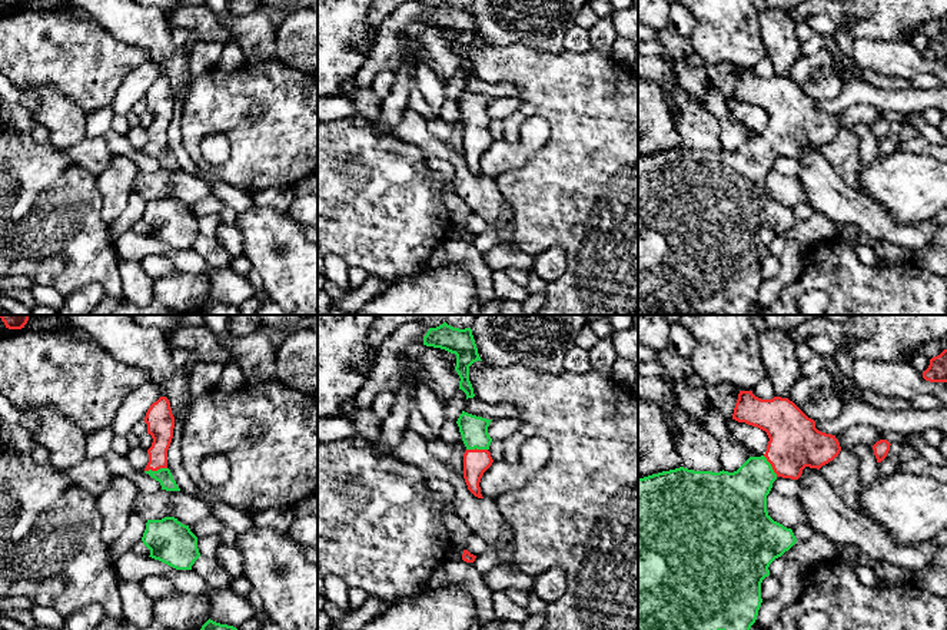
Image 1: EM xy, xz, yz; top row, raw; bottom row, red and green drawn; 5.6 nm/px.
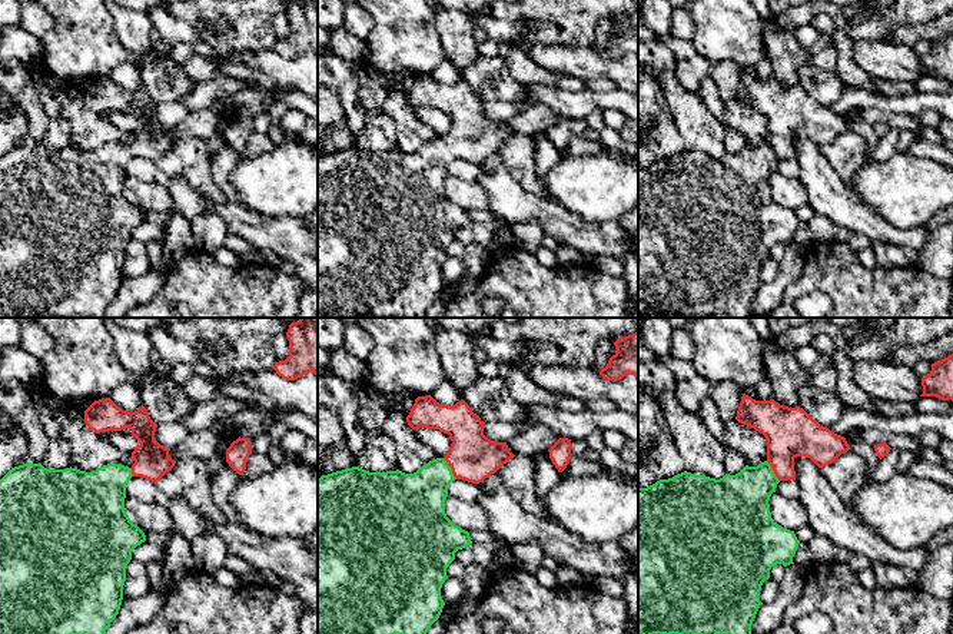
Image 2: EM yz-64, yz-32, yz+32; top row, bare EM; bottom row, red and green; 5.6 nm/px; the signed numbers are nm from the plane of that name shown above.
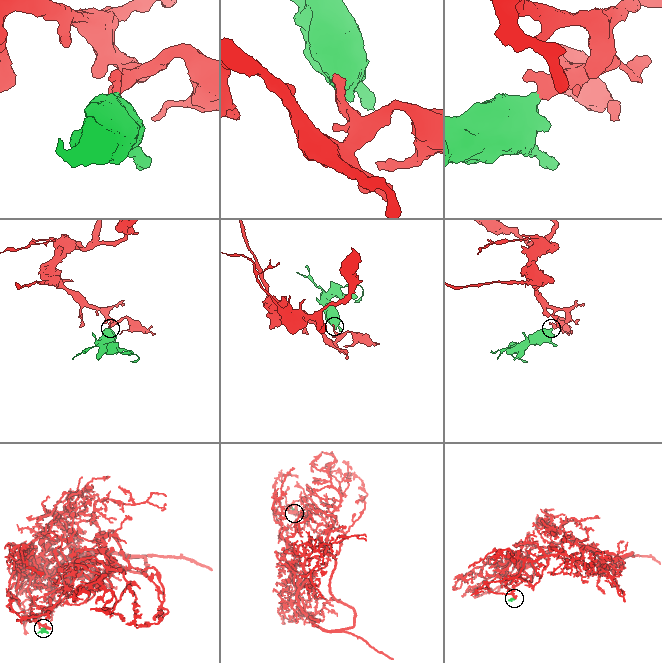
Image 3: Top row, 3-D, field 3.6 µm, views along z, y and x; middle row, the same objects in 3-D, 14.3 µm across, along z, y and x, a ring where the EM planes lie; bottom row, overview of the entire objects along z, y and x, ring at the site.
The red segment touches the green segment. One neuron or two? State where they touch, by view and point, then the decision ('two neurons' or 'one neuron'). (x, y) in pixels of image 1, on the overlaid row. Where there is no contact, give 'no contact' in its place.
xy (155, 470) | one neuron

